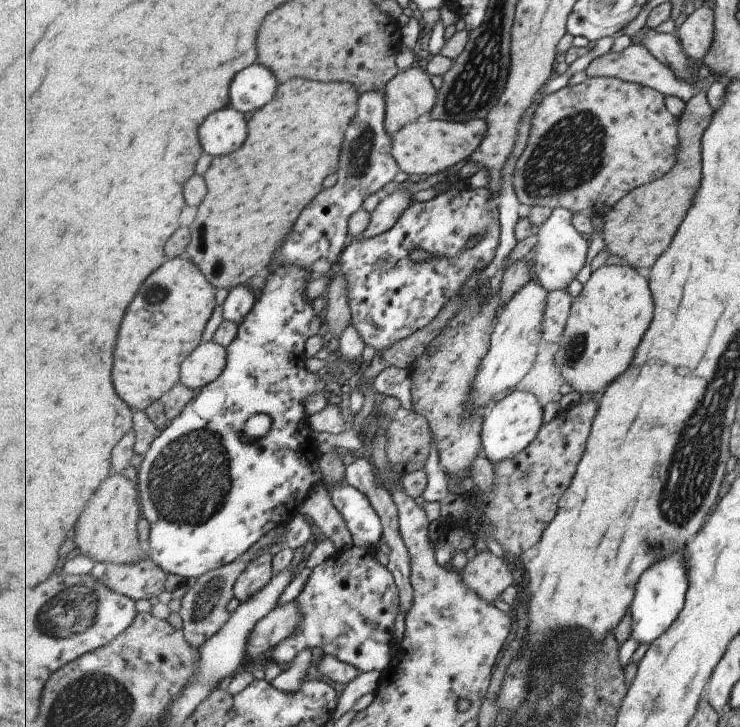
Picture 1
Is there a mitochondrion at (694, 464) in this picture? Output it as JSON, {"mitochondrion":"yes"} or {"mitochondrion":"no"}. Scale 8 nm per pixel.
{"mitochondrion":"yes"}

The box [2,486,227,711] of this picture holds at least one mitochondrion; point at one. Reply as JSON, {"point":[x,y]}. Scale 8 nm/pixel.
{"point":[69,612]}

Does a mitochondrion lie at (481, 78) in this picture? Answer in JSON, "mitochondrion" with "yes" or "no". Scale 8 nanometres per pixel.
{"mitochondrion":"yes"}

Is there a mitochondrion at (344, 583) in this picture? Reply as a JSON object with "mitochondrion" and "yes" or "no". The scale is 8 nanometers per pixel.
{"mitochondrion":"no"}

